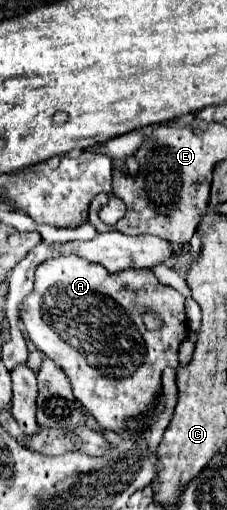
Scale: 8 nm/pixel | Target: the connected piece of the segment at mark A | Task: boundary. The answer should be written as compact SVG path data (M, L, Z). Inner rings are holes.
M58 256L38 266L34 292L22 302L20 310L22 322L34 346L66 372L72 382L74 396L96 418L100 428L120 436L136 436L128 422L146 416L150 408L156 408L154 400L162 392L162 370L166 366L178 368L178 348L188 336L184 296L174 288L160 284L152 270L124 270L112 274L104 270L104 266L92 264L80 256ZM144 310L154 310L162 316L162 330L146 330L142 322Z

